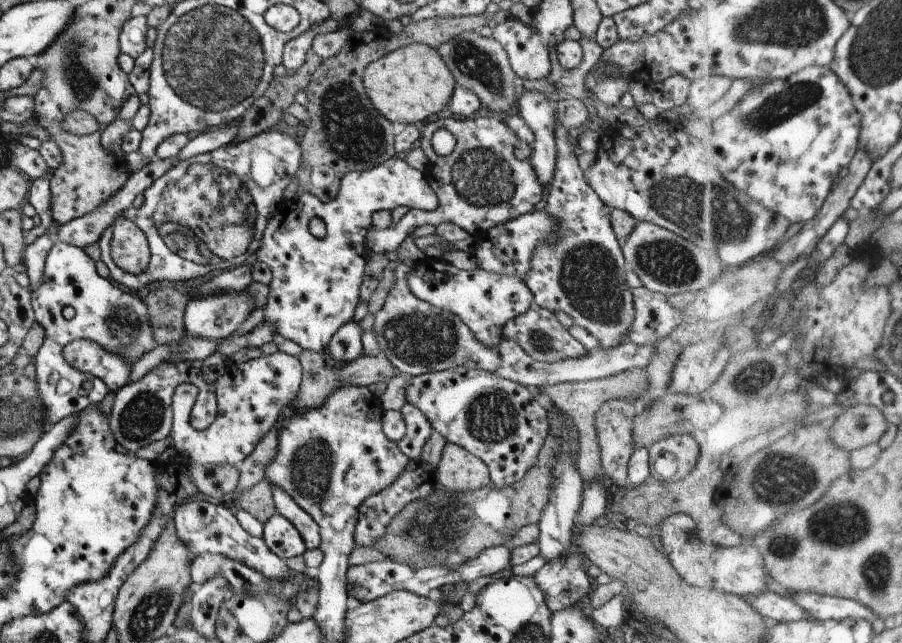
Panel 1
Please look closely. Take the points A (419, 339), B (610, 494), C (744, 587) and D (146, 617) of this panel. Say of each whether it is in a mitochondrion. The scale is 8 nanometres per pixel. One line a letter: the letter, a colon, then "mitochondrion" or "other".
A: mitochondrion
B: other
C: other
D: mitochondrion

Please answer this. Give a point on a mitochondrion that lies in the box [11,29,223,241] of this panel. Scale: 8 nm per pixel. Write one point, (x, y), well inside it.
(78, 76)

